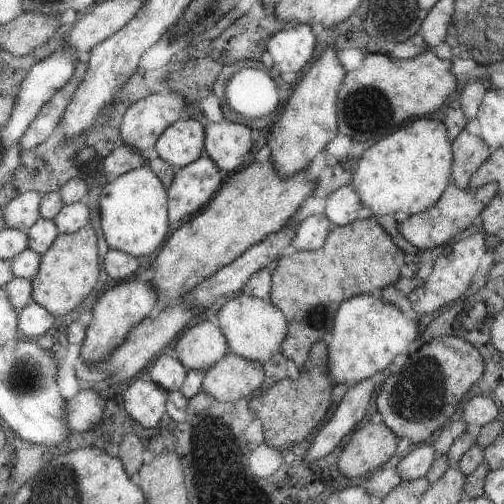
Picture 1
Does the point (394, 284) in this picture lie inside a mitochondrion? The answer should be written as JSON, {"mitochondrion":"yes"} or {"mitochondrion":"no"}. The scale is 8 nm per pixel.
{"mitochondrion":"no"}

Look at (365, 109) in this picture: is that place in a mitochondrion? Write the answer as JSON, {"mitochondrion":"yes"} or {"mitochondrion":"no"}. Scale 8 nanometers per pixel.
{"mitochondrion":"yes"}

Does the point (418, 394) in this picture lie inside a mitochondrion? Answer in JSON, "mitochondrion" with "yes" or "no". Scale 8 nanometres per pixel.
{"mitochondrion":"yes"}

